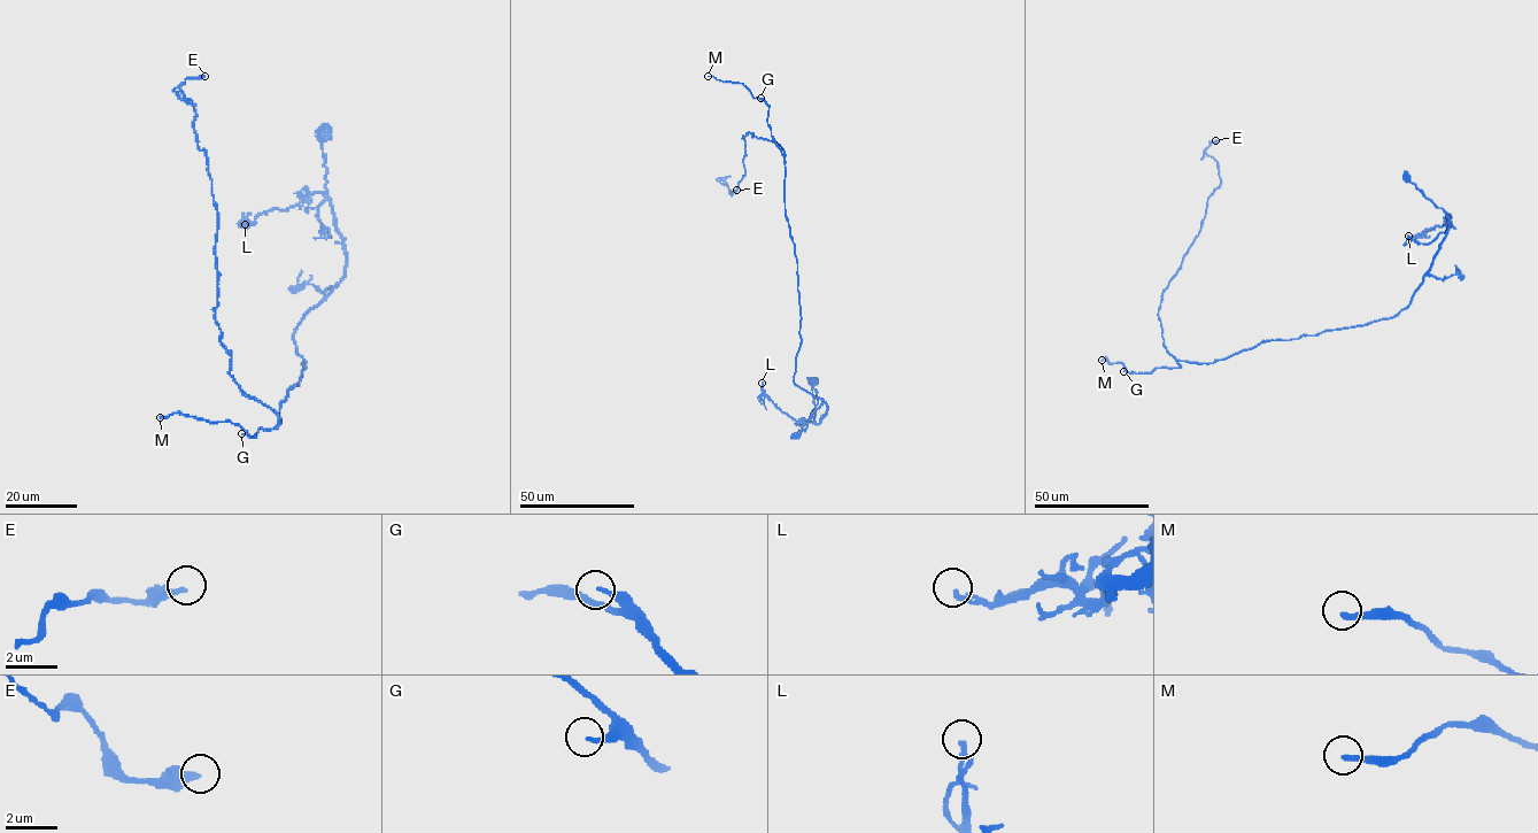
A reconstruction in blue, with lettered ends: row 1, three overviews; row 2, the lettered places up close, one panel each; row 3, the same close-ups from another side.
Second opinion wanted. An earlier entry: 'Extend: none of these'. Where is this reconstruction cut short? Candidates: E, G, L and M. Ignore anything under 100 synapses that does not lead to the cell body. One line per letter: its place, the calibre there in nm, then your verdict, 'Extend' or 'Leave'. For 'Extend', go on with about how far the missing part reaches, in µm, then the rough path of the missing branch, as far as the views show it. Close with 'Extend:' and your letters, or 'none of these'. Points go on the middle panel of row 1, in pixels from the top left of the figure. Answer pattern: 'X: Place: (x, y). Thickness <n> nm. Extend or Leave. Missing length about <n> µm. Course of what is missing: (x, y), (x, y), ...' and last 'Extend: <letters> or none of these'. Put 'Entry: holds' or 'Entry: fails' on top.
Entry: fails
E: Place: (736, 190). Thickness 360 nm. Leave
G: Place: (760, 98). Thickness 200 nm. Leave
L: Place: (762, 383). Thickness 190 nm. Leave
M: Place: (708, 76). Thickness 220 nm. Extend. Missing length about 80 µm. Course of what is missing: (708, 76), (696, 77), (672, 102), (618, 107), (627, 116), (639, 110)
Extend: M

